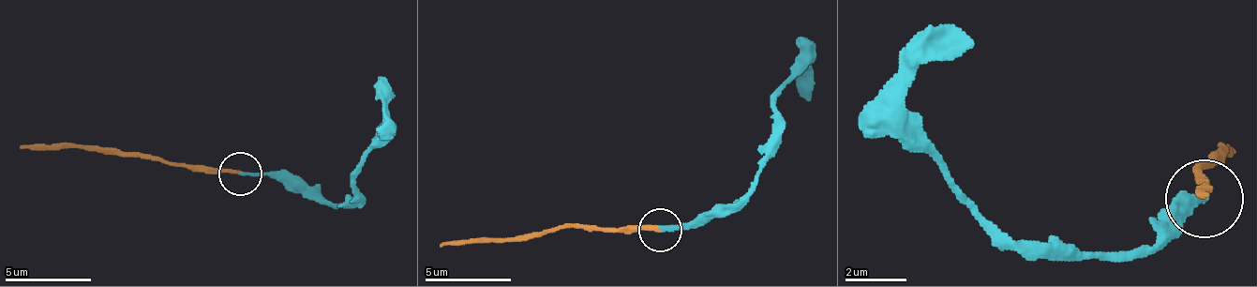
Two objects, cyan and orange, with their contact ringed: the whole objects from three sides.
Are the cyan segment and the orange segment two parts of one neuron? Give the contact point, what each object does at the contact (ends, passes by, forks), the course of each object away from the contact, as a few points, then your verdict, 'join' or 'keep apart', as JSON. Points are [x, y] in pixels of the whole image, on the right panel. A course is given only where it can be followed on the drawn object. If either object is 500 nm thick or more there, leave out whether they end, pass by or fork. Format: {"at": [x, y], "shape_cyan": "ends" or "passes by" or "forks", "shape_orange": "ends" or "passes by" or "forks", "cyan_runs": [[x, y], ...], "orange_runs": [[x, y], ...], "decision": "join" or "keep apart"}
{"at": [1204, 198], "shape_cyan": "ends", "shape_orange": "ends", "cyan_runs": [[1206, 200], [1136, 254], [1012, 247], [905, 115], [905, 84], [966, 30]], "orange_runs": [[1206, 192], [1198, 169], [1214, 154], [1237, 154]], "decision": "join"}

